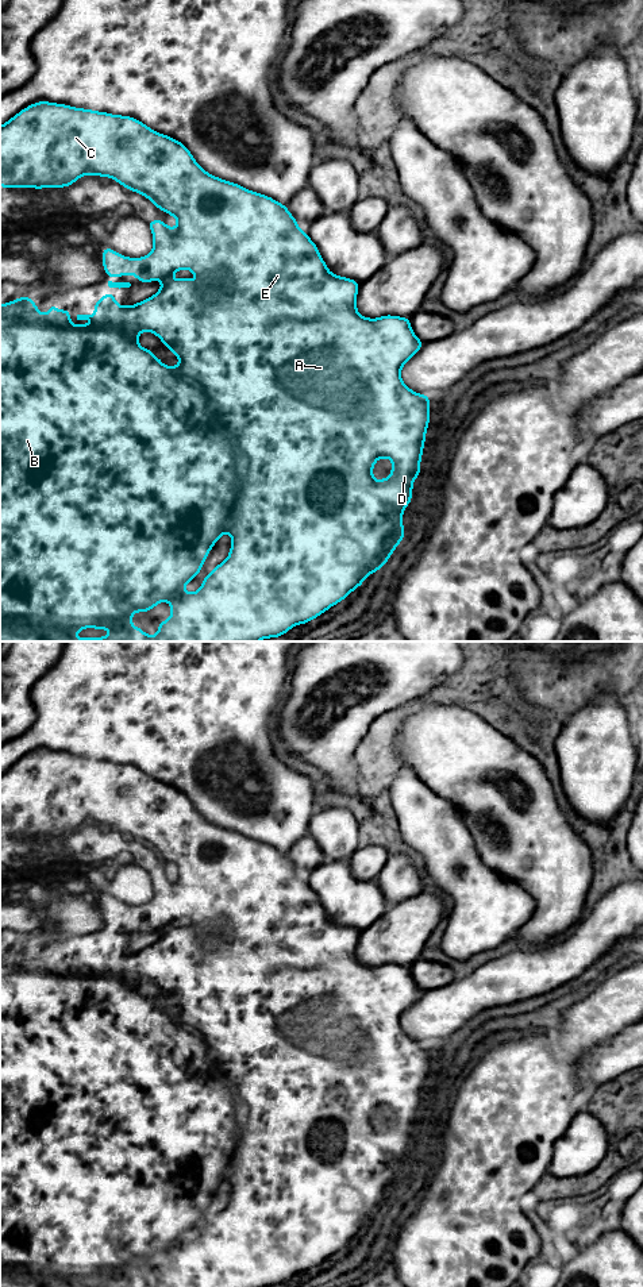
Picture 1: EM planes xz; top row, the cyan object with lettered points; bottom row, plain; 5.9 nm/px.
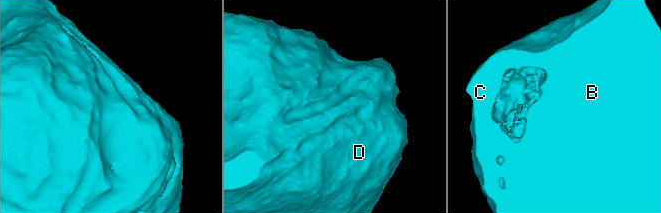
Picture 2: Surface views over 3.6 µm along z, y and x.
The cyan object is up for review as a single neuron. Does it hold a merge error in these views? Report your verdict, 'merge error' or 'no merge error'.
no merge error

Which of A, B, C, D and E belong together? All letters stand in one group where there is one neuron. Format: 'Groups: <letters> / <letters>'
Groups: A B C D E

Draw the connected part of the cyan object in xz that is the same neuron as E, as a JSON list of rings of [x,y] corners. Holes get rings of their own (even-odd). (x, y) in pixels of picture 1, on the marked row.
[[[36,101],[7,123],[0,126],[0,186],[1,188],[65,188],[72,186],[78,178],[84,176],[109,177],[123,185],[131,192],[140,193],[147,197],[161,212],[166,212],[176,217],[178,221],[176,228],[169,228],[163,220],[147,220],[147,226],[151,230],[154,246],[150,254],[142,258],[124,257],[109,247],[103,247],[103,266],[105,275],[127,275],[132,273],[136,280],[143,284],[151,284],[154,278],[158,278],[162,284],[161,289],[151,297],[132,304],[130,307],[118,305],[112,293],[105,293],[96,304],[92,305],[97,311],[96,315],[77,315],[77,320],[95,320],[95,325],[72,325],[70,311],[61,309],[57,304],[49,305],[49,313],[42,315],[38,311],[36,303],[30,296],[19,297],[7,304],[0,304],[0,641],[259,641],[262,639],[281,637],[289,629],[299,624],[308,624],[311,620],[323,614],[331,606],[343,601],[350,593],[358,589],[363,581],[373,573],[377,573],[394,552],[394,548],[403,542],[407,535],[403,527],[403,513],[408,504],[413,500],[412,489],[413,481],[420,475],[420,461],[423,456],[426,434],[430,423],[430,400],[431,396],[420,394],[411,390],[401,379],[403,366],[421,350],[423,342],[415,335],[411,327],[411,317],[400,317],[393,315],[385,315],[377,319],[363,317],[357,311],[357,294],[359,282],[347,277],[339,277],[327,269],[324,259],[322,258],[317,246],[311,240],[309,235],[299,228],[299,221],[292,216],[286,205],[276,201],[274,199],[246,189],[242,185],[222,180],[207,173],[193,158],[192,153],[185,145],[165,134],[159,134],[142,122],[131,116],[111,115],[108,112],[84,109],[70,107],[68,104],[57,104],[50,101]],[[189,269],[192,274],[199,275],[201,280],[172,280],[172,274]],[[142,331],[151,331],[161,342],[170,350],[170,352],[180,358],[178,366],[163,366],[161,358],[154,357],[153,350],[143,348],[138,338]],[[380,458],[389,458],[392,461],[392,470],[386,478],[377,481],[373,477],[374,463]],[[228,532],[232,539],[232,544],[228,552],[228,558],[219,563],[208,575],[203,579],[201,587],[197,592],[186,593],[185,585],[190,582],[201,570],[205,559],[209,555],[211,548],[220,539],[223,533]],[[168,601],[170,604],[172,616],[158,624],[158,633],[150,636],[143,632],[142,628],[131,624],[131,617],[136,612],[149,612],[154,609],[159,602]],[[84,628],[96,629],[112,629],[107,637],[81,637],[76,639],[74,635]]]

